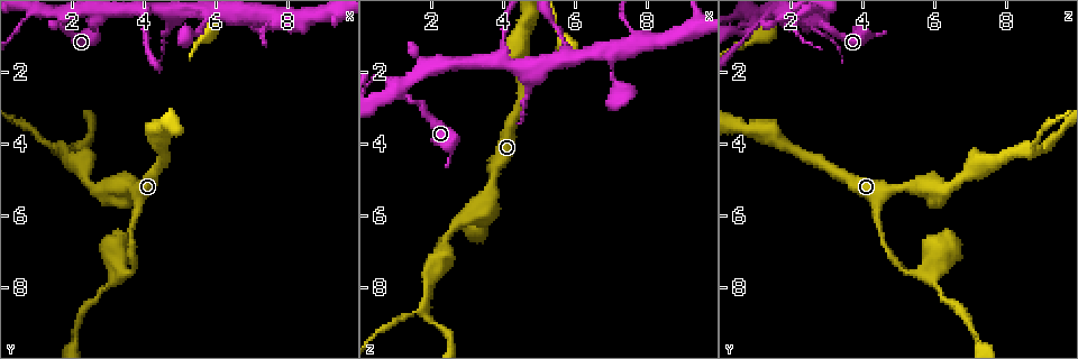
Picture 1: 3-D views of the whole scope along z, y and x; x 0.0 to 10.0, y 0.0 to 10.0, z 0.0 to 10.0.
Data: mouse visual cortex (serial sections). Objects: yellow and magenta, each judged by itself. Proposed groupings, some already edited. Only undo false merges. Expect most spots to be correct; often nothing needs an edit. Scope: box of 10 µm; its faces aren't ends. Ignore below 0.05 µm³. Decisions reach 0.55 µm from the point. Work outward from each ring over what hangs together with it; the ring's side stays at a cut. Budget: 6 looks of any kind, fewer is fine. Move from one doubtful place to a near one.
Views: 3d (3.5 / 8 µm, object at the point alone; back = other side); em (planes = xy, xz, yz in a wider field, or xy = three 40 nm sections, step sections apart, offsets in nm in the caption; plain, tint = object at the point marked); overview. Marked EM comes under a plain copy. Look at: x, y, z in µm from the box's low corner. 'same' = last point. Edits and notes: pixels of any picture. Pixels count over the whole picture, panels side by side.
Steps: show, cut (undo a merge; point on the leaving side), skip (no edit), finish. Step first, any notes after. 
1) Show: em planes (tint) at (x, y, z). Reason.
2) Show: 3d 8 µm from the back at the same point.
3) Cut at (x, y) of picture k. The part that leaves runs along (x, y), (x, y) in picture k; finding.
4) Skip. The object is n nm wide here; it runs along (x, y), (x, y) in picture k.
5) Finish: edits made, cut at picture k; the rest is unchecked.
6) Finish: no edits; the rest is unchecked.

Show: 3d 8 µm at (3.50, 5.20, 5.65). Abrupt turn.

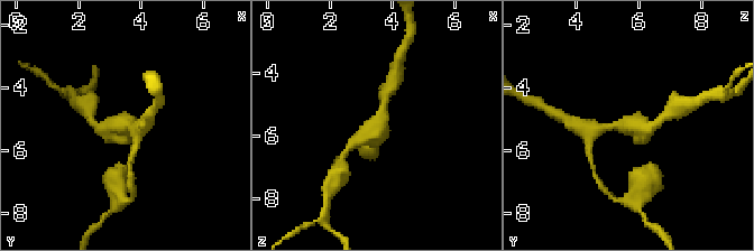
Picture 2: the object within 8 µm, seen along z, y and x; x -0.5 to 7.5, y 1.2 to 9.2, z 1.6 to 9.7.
Show: em xy step 2 (tint) at the same point. Shape alone is not enough.

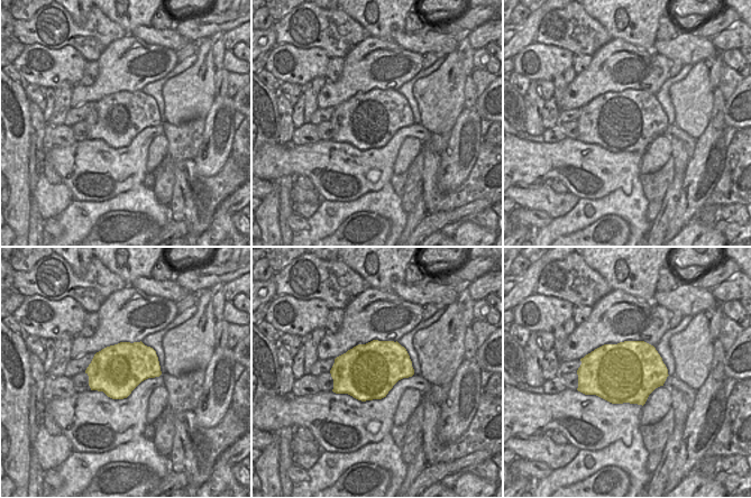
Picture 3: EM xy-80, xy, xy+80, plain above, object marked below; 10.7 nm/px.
Skip. All the same cell.

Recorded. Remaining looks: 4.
Show: em xy step 3 (tint) at (1.85, 4.20, 8.60). Arms part here.

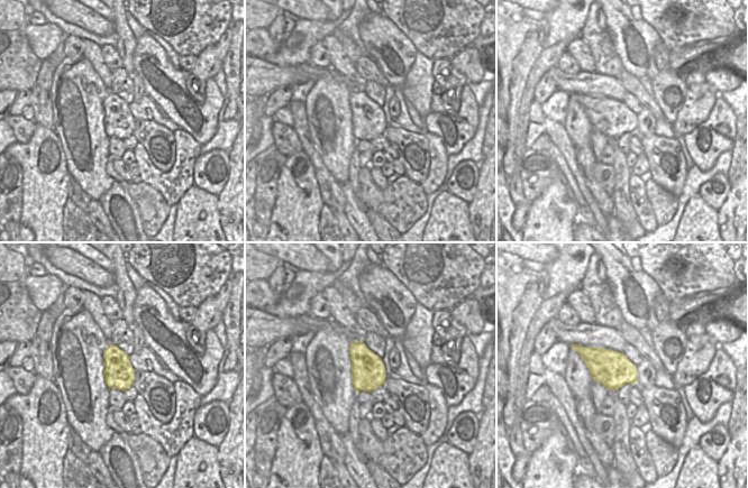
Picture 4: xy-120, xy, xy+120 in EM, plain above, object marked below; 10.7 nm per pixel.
Show: 3d 3.5 µm at the same point. See where the arms go.

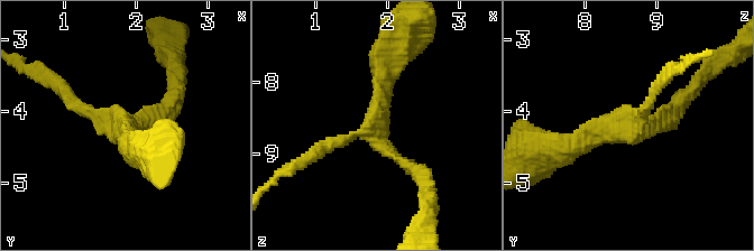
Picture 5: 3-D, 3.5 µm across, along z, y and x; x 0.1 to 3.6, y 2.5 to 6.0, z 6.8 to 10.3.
Skip. The object is 360 nm wide here; it runs along (563, 149), (658, 126), (678, 104) in picture 5; all the same cell.

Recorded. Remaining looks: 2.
Show: 3d 3.5 µm at (7.65, 0.75, 0.95). Sudden change in width.

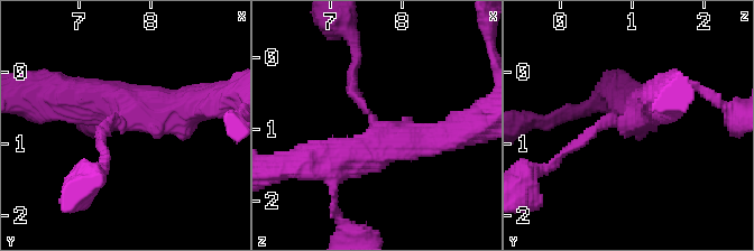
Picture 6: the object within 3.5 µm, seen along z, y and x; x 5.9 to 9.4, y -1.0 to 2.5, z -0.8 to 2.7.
Show: em xy step 5 (tint) at (7.65, 0.70, 1.05). 3 arms meet here; the arms are 150, 450, 500 nm wide.

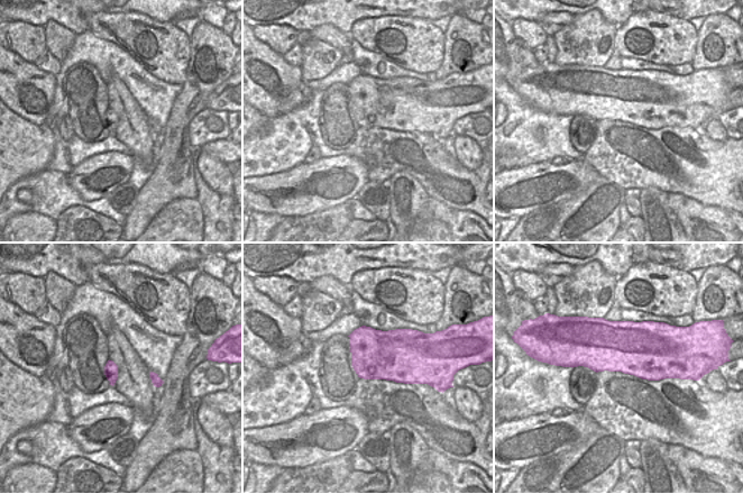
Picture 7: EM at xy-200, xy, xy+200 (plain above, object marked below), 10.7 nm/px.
Skip. It runs along (312, 159), (460, 133) in picture 6; one cell here.

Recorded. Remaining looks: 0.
Finish: no edits; the rest is unchecked.

